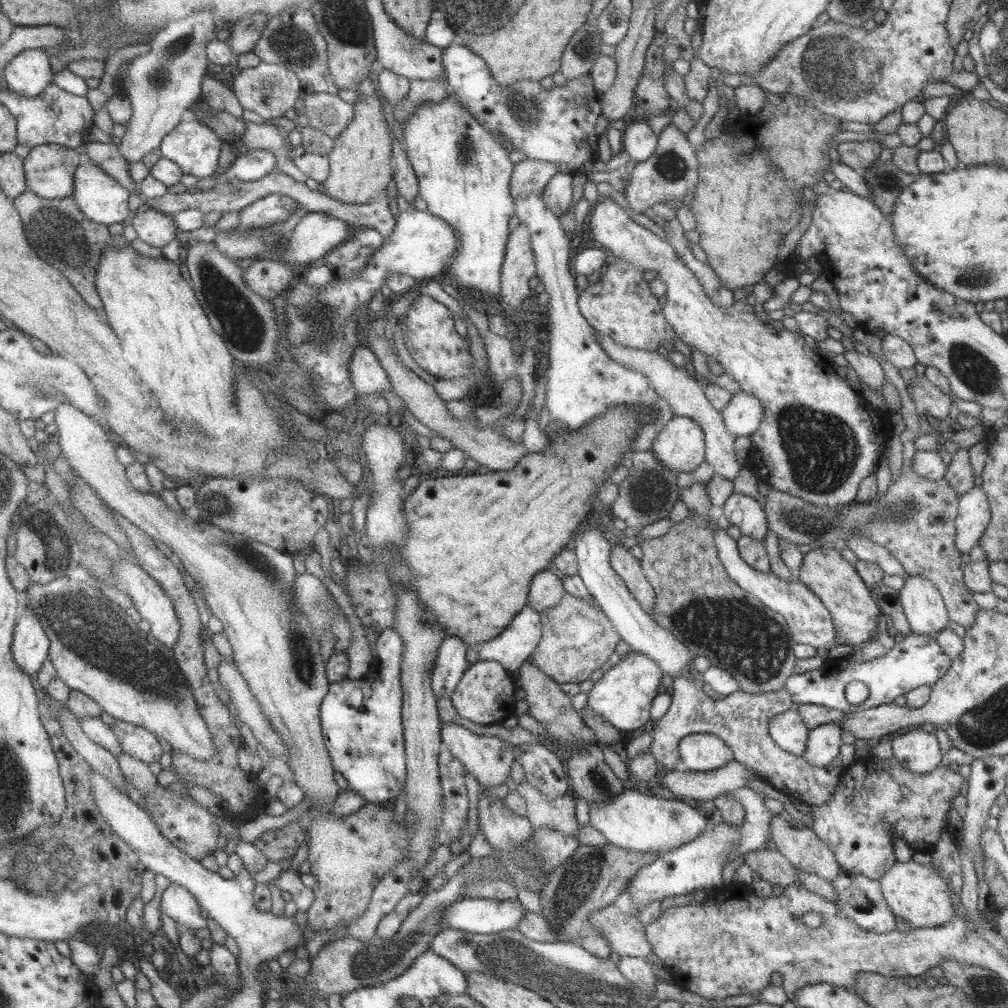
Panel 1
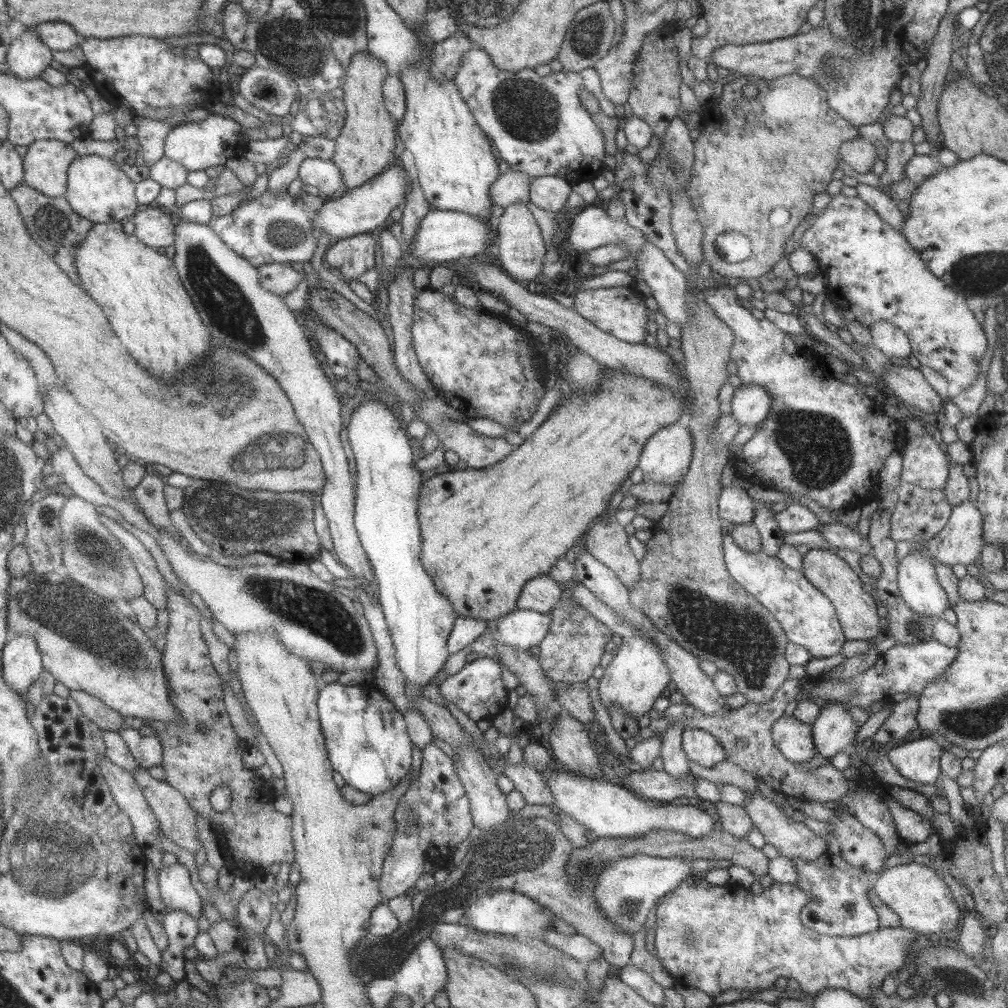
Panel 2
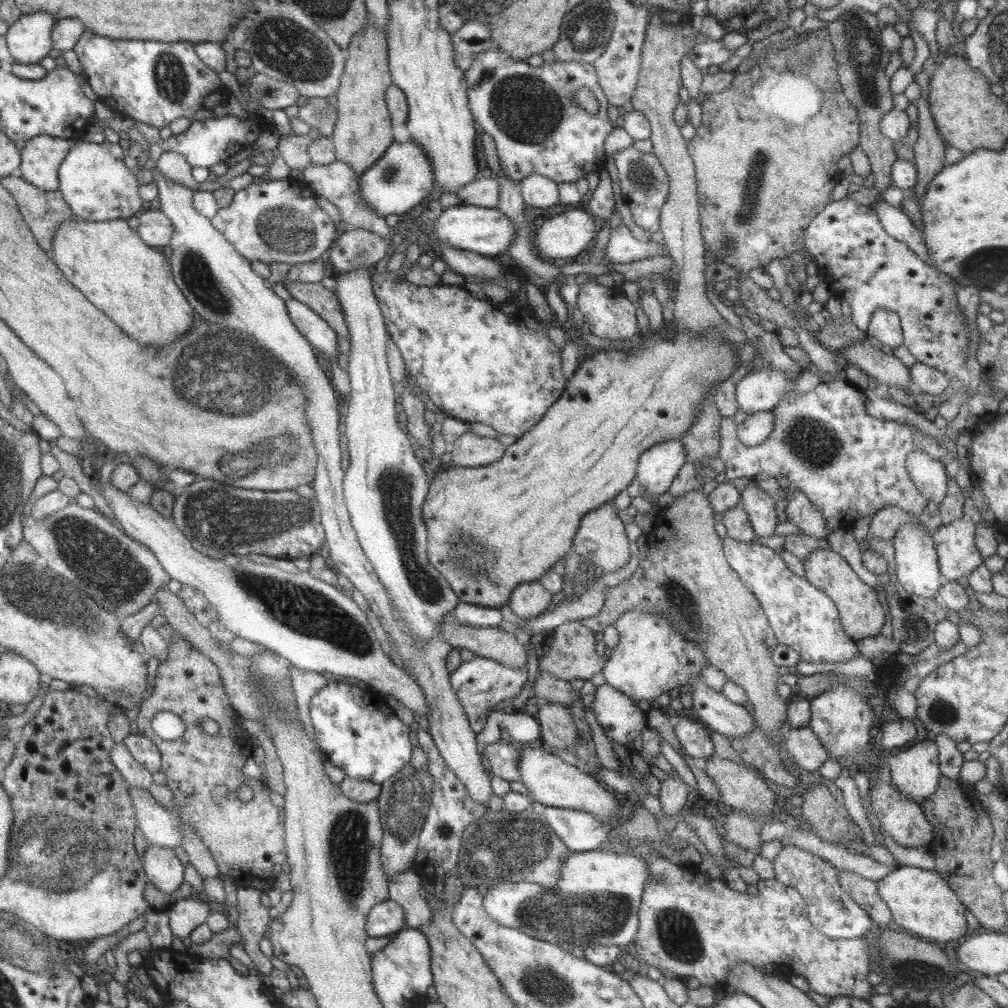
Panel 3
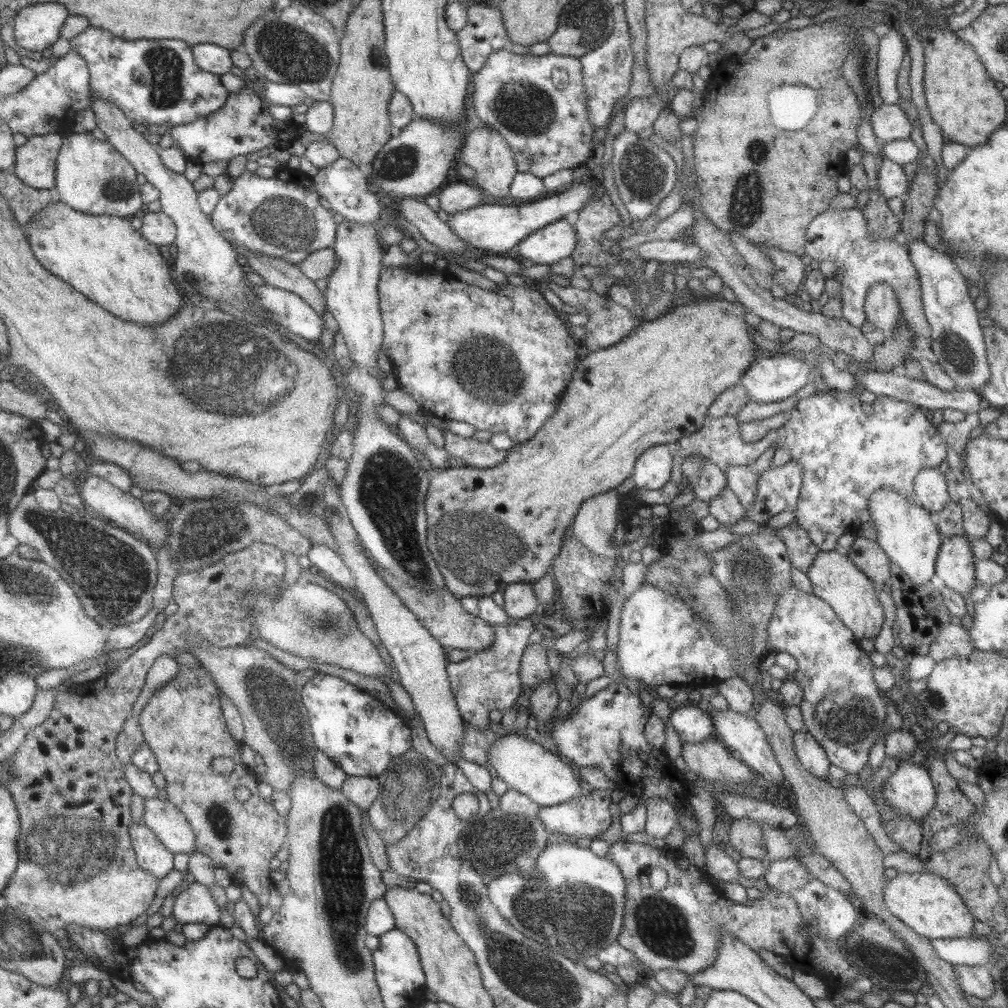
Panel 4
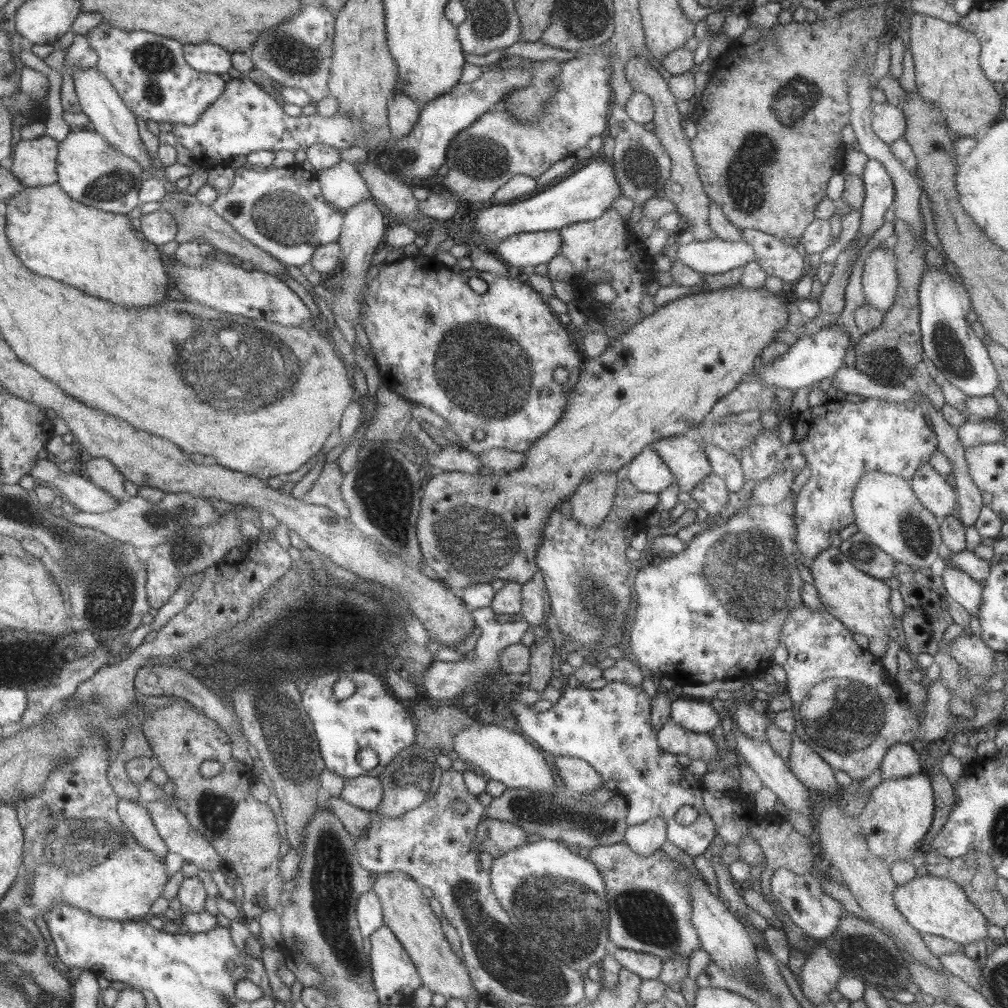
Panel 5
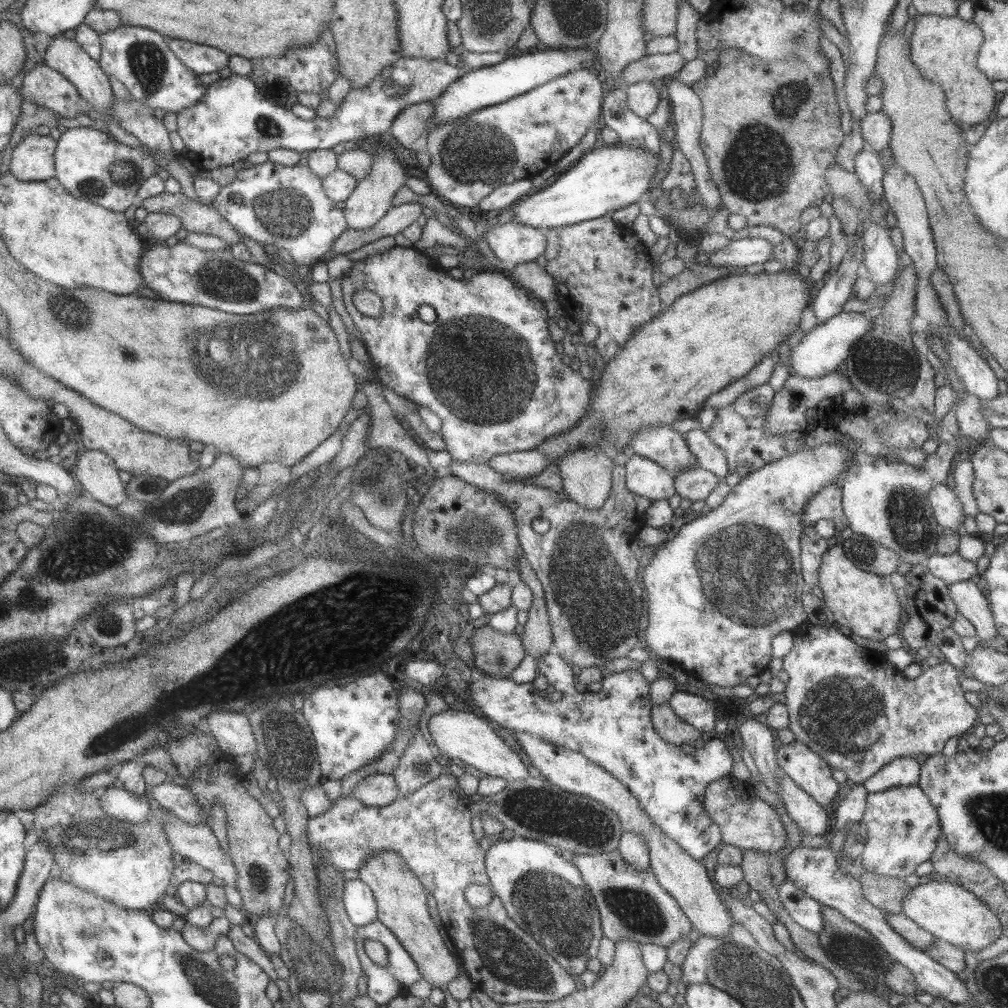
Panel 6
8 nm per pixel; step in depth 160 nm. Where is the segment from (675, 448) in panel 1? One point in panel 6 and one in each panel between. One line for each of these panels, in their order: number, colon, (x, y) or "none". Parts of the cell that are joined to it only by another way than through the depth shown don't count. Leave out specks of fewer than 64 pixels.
2: (665, 457)
3: (658, 464)
4: (652, 469)
5: (646, 472)
6: (647, 479)

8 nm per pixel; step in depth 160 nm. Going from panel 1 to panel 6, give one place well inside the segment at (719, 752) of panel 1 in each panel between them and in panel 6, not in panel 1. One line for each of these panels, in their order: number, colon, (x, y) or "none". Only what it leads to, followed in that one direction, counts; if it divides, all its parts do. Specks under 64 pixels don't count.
2: (699, 747)
3: (693, 737)
4: (692, 725)
5: (697, 716)
6: (693, 709)

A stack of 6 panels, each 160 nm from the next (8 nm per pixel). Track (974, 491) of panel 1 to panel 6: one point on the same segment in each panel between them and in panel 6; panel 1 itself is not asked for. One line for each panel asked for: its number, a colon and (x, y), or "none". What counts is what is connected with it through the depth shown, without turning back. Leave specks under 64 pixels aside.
2: (960, 541)
3: (957, 555)
4: (954, 565)
5: (962, 589)
6: (969, 602)

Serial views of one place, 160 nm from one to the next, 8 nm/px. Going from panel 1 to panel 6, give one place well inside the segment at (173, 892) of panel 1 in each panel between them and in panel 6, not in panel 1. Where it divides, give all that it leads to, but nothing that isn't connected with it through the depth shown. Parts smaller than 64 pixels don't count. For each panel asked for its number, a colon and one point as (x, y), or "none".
2: (176, 892)
3: (161, 867)
4: (151, 856)
5: (135, 819)
6: (115, 801)

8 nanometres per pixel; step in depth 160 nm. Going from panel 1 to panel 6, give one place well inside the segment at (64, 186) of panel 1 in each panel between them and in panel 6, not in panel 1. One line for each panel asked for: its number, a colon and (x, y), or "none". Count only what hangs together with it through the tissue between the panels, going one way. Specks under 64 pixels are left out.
2: (45, 162)
3: (39, 158)
4: (34, 162)
5: (33, 164)
6: (31, 159)

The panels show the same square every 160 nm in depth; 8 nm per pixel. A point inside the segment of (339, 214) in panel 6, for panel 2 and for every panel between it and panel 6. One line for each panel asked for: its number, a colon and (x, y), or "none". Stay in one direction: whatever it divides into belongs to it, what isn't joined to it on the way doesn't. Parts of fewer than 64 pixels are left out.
2: (271, 228)
3: (278, 221)
4: (283, 216)
5: (282, 211)

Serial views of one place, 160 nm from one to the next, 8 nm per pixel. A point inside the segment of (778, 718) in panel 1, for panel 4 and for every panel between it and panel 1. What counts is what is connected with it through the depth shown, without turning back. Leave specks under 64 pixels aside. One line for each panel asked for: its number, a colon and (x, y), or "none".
2: (792, 738)
3: (804, 748)
4: (808, 752)

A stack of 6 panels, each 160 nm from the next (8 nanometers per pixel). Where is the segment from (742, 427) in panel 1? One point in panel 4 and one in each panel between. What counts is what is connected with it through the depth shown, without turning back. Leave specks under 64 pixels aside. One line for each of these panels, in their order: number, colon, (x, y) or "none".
2: (750, 404)
3: (760, 390)
4: (770, 379)

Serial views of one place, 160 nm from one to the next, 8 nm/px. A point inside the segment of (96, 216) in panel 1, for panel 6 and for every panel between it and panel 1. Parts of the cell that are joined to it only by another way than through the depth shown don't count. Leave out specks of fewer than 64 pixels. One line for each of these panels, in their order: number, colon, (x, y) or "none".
2: (97, 189)
3: (95, 183)
4: (91, 177)
5: (89, 170)
6: (91, 165)

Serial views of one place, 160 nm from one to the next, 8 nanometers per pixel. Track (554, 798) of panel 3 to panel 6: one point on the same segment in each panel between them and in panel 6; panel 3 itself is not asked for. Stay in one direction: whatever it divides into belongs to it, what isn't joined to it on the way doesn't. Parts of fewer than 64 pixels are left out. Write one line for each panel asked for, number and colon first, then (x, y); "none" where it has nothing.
4: (526, 767)
5: (502, 755)
6: (456, 733)

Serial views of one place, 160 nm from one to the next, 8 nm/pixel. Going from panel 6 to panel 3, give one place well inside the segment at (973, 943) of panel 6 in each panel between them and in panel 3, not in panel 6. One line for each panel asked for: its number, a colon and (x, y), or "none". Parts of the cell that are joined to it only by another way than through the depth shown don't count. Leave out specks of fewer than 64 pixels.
3: (921, 903)
4: (929, 905)
5: (936, 906)

